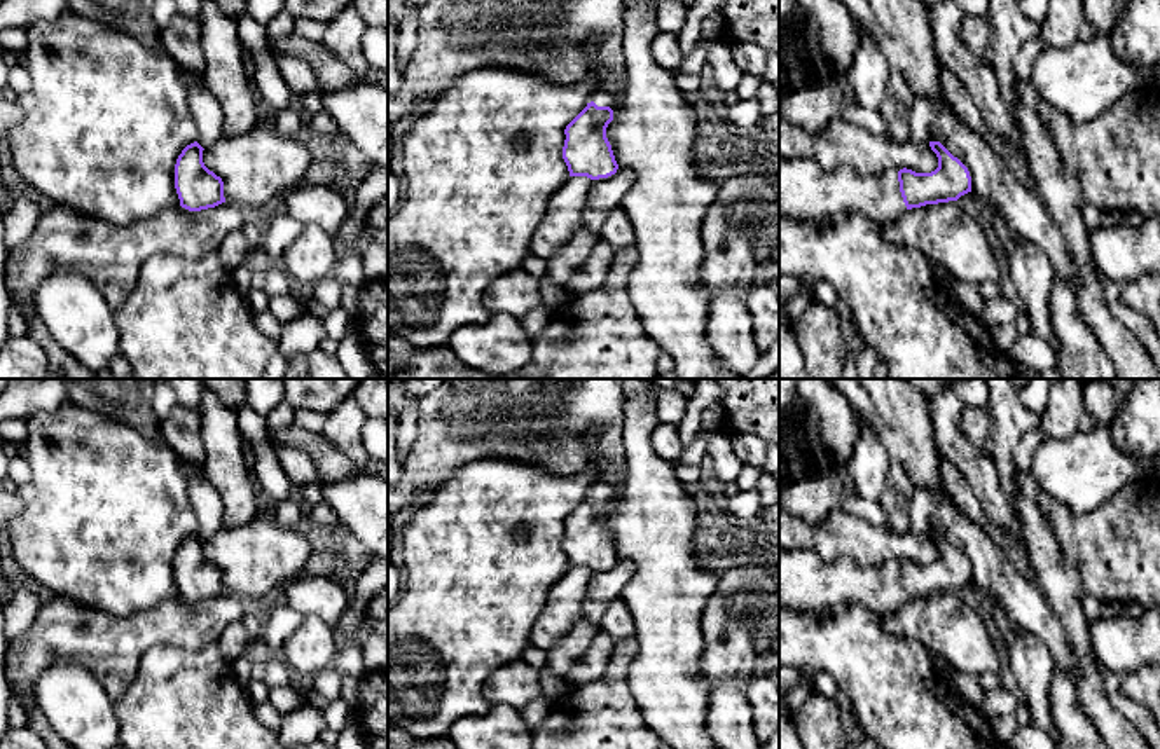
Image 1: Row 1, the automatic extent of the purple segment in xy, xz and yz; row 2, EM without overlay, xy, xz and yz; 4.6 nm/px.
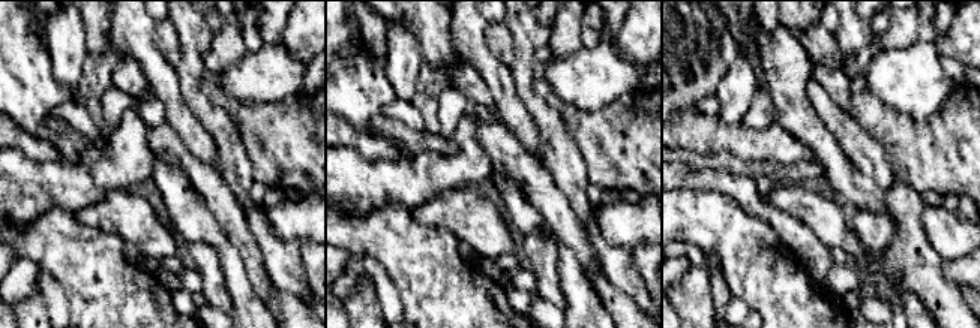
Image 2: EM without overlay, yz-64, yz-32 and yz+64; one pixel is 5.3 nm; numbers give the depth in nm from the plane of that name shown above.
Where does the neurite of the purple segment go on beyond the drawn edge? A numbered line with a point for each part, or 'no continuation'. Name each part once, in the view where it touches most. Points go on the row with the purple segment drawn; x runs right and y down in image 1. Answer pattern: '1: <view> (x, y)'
1: yz (806, 191)

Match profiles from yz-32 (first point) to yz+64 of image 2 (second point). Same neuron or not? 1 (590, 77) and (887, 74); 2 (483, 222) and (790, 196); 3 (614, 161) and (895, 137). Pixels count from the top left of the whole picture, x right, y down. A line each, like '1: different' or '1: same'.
1: same
2: same
3: same

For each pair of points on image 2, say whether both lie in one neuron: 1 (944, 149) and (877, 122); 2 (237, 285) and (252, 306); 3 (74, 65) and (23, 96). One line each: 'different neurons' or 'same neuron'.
1: same neuron
2: same neuron
3: different neurons

